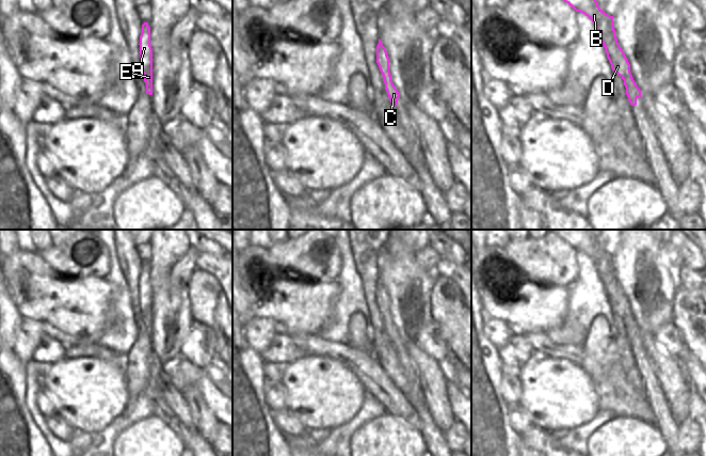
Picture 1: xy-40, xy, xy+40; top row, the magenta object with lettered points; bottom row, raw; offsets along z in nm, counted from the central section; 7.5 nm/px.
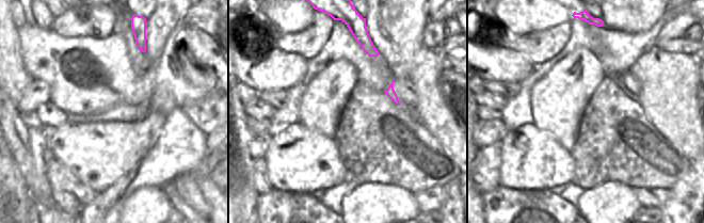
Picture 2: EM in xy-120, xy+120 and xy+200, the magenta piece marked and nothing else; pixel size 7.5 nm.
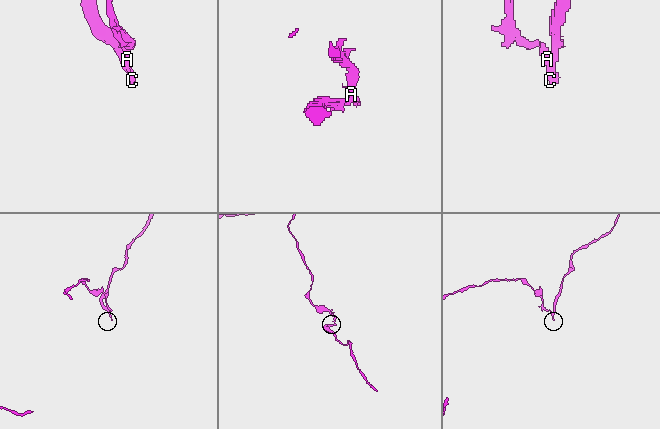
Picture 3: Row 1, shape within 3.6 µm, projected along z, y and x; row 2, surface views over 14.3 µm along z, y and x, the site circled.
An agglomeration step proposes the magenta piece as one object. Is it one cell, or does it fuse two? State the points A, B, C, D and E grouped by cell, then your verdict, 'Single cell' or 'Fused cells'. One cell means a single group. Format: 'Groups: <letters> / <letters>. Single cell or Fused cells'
Groups: A C E / B D. Fused cells

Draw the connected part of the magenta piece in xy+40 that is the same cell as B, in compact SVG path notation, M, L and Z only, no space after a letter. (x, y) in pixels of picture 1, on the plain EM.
M549 230L565 240L573 249L584 253L595 265L596 271L605 286L607 297L611 303L612 310L624 319L627 315L632 317L630 312L630 303L617 282L615 269L613 267L613 255L606 253L599 246L597 240L588 230Z

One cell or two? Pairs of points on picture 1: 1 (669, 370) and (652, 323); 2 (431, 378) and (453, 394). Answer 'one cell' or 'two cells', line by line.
1: two cells
2: two cells

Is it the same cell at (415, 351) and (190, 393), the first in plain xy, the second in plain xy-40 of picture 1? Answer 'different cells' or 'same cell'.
same cell

